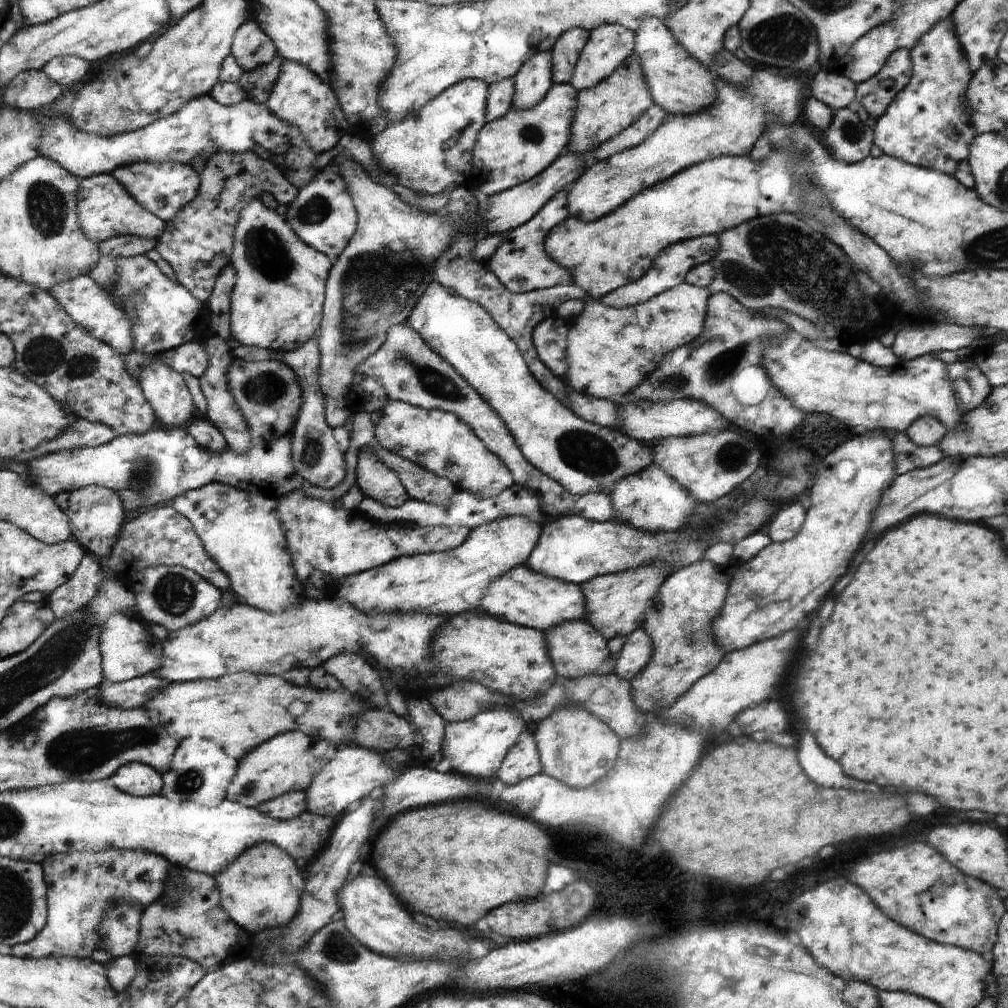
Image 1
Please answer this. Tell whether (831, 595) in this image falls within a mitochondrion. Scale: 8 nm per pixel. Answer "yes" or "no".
no

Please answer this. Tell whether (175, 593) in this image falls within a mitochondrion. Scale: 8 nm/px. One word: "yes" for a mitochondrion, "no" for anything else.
yes

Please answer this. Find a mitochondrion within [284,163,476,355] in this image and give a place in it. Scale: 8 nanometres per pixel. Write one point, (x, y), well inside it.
(312, 212)

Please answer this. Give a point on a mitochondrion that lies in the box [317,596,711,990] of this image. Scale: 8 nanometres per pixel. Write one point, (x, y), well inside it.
(337, 947)

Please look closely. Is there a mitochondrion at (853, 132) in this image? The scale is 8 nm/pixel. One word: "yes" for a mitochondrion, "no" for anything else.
yes

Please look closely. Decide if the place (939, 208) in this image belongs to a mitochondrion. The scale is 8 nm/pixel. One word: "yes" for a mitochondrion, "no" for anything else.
no

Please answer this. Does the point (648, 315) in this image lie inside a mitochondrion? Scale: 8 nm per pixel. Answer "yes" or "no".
no

